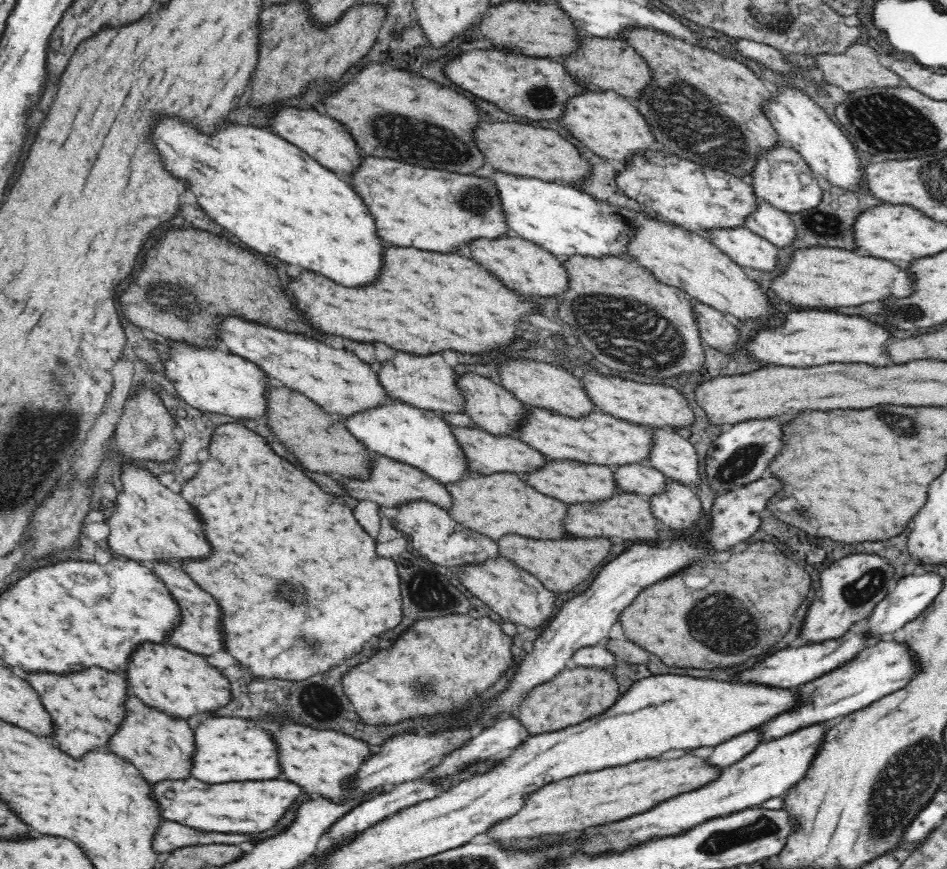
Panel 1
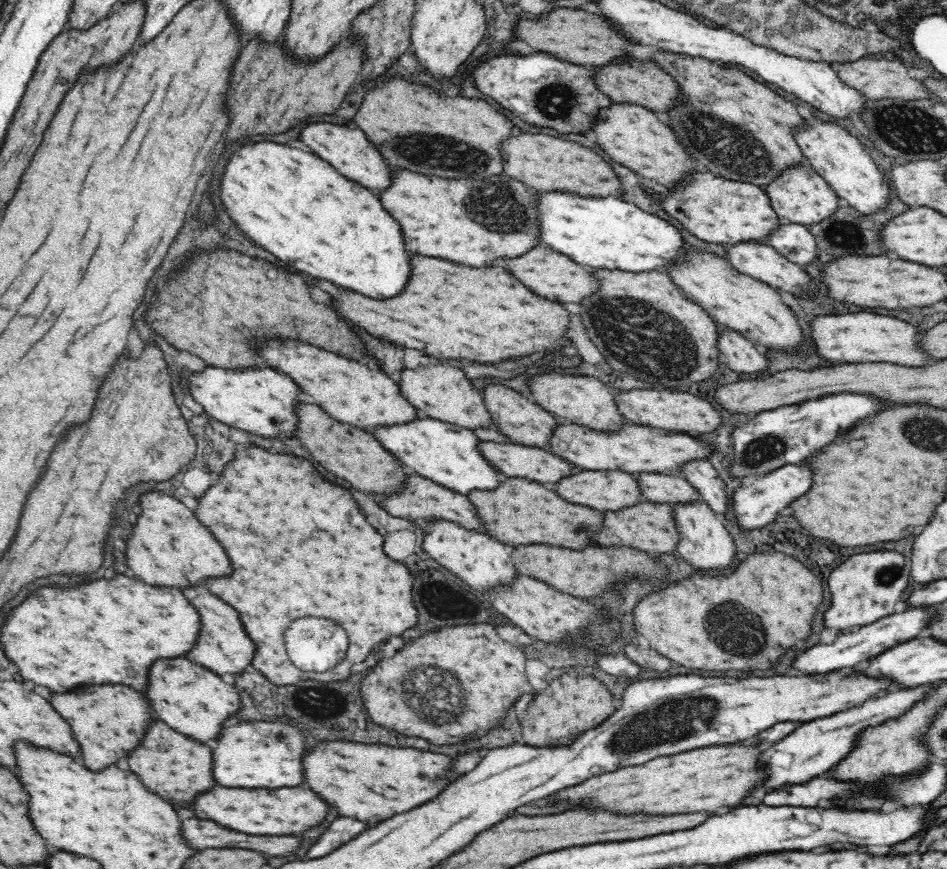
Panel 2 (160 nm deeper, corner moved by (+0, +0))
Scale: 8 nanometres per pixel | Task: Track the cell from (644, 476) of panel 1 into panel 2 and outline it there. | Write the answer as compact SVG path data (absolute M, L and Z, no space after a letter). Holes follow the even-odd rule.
M639 474L636 478L646 501L669 505L689 505L703 501L700 493L683 476Z

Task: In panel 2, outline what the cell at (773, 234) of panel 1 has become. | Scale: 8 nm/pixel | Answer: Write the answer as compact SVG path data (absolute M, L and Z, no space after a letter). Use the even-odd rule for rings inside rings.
M782 220L777 231L767 240L780 254L802 268L818 262L818 245L814 235L806 225L788 223Z

